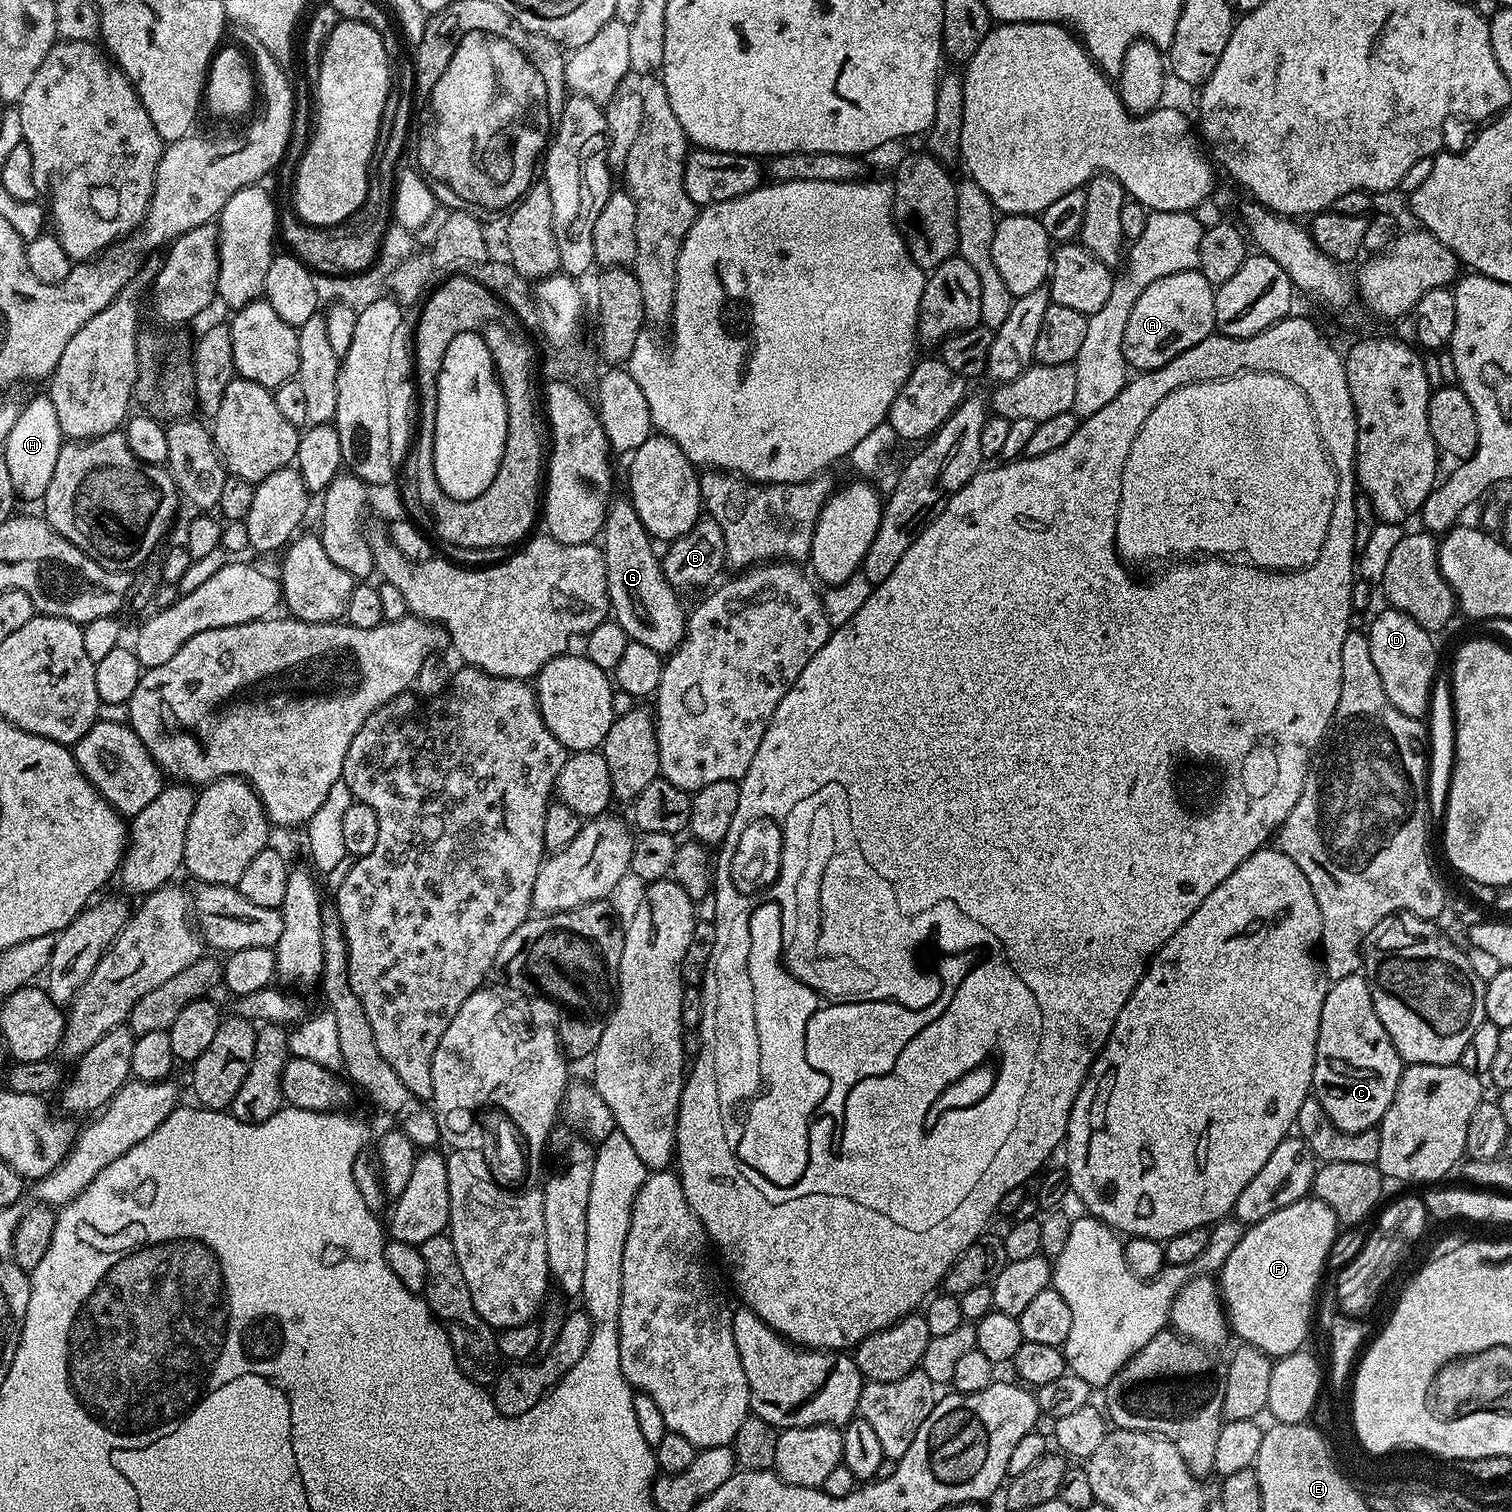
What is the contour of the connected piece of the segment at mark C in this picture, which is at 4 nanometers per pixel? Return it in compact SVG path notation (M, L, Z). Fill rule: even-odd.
M1360 974L1335 981L1326 994L1326 1002L1322 1002L1312 1071L1312 1092L1330 1122L1343 1132L1376 1128L1386 1110L1390 1110L1390 1102L1394 1102L1405 1067L1374 1010L1368 981Z

